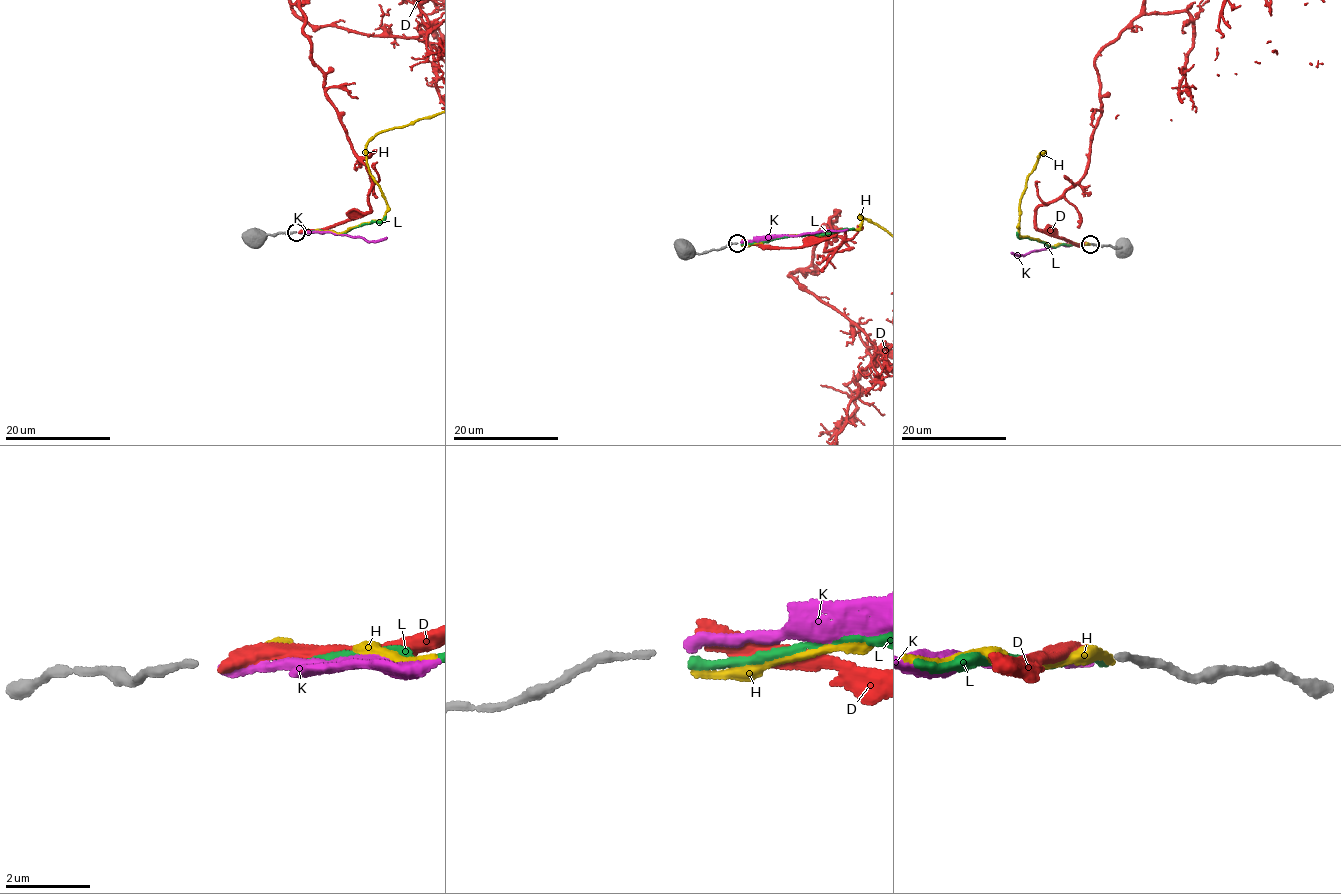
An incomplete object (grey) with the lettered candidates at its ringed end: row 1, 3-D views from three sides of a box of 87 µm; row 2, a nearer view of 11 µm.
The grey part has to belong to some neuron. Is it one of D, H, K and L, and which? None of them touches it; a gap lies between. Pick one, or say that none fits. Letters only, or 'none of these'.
none of these

